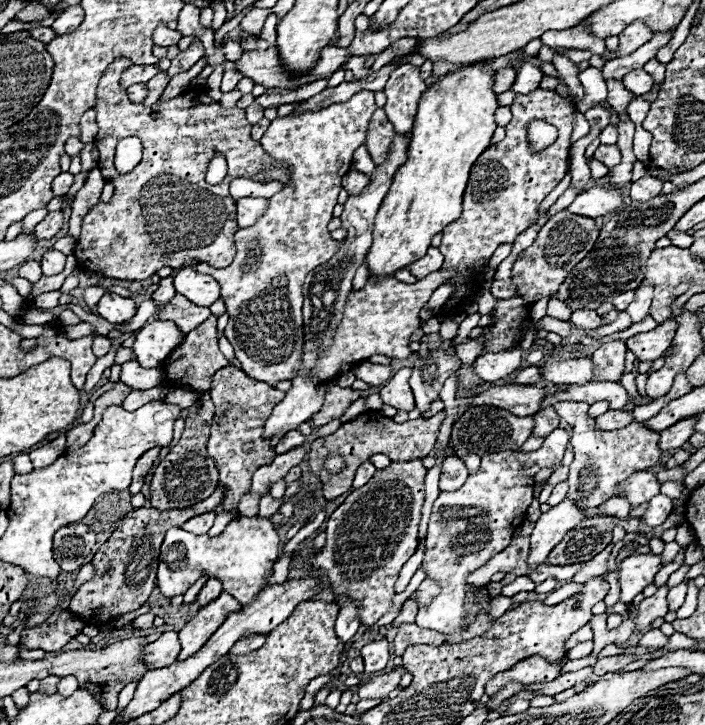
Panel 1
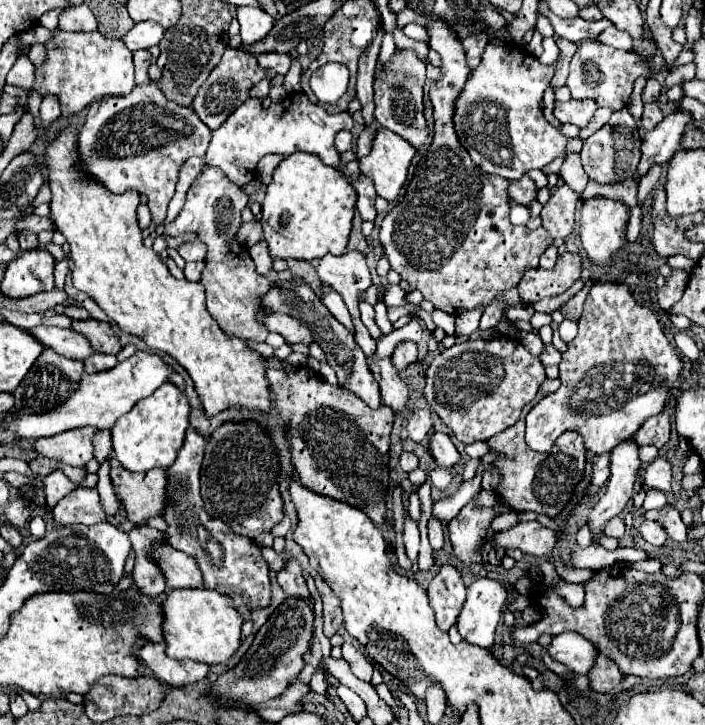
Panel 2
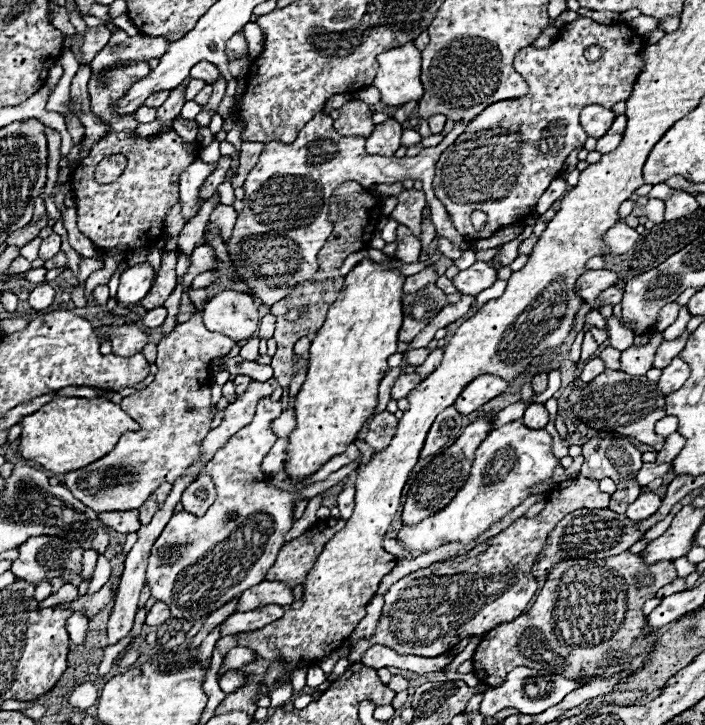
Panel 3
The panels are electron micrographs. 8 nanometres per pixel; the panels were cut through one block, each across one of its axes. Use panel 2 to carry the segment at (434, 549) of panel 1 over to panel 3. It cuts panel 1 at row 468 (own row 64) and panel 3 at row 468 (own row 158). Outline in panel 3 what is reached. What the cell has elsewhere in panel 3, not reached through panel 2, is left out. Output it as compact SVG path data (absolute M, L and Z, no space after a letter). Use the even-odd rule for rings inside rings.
M520 420L504 424L490 432L480 444L472 472L464 488L442 512L422 520L416 526L402 526L398 532L406 550L430 552L448 542L468 544L488 530L506 512L530 496L530 486L552 476L558 460L552 456L552 436L545 429L526 428Z

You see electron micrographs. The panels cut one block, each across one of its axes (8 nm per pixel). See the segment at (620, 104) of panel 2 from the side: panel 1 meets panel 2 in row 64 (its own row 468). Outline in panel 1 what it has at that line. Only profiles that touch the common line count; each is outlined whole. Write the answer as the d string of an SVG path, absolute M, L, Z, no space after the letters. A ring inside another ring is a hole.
M556 402L554 404L560 418L564 418L572 426L572 446L574 446L574 462L570 464L568 472L568 494L566 498L572 498L578 508L588 510L602 506L614 496L622 496L618 492L618 484L626 480L626 476L632 476L634 472L652 468L658 458L658 432L648 430L642 423L632 422L623 429L614 431L601 431L594 428L594 418L588 416L588 404L584 402Z

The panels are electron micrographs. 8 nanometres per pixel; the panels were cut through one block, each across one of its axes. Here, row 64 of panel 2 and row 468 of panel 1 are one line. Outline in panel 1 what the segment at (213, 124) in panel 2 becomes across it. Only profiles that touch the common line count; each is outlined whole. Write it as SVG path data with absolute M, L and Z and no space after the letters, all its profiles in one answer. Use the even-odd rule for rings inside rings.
M226 366L218 370L212 378L212 388L210 388L212 402L216 406L216 414L212 420L210 428L210 438L208 438L208 452L214 456L214 464L220 472L218 486L226 488L226 498L222 500L222 508L234 508L244 492L250 488L250 476L262 466L262 464L272 464L274 460L274 448L270 440L262 436L262 428L266 426L266 420L270 418L270 412L274 404L278 404L284 398L284 392L248 378L242 370L236 366Z

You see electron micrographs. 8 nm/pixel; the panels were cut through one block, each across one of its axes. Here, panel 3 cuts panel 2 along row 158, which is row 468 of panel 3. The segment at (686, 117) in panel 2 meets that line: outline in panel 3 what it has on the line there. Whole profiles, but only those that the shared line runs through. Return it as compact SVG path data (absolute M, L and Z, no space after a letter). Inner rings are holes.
M642 464L642 468L636 474L636 482L638 482L638 486L648 486L656 476L662 478L666 472L670 472L670 464L660 464L660 466Z

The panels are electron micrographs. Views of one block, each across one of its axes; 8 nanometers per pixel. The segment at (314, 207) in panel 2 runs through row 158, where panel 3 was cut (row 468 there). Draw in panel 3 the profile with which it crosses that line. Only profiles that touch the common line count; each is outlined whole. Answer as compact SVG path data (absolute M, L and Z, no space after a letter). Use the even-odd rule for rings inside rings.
M362 260L344 280L344 290L330 306L322 328L310 344L308 376L296 396L296 428L288 438L284 472L304 480L322 464L338 456L356 440L356 434L374 414L378 384L388 370L388 358L396 354L398 328L402 324L402 282L398 270Z

